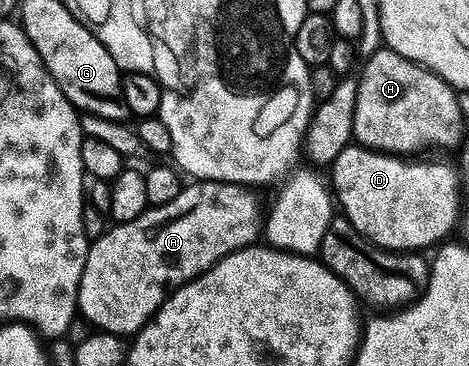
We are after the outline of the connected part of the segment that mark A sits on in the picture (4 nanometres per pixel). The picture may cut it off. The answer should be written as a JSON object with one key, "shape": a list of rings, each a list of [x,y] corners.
{"shape":[[[195,180],[183,187],[172,203],[151,205],[136,215],[136,219],[111,224],[100,239],[90,242],[84,271],[80,275],[78,313],[82,321],[104,333],[138,333],[181,285],[187,285],[193,277],[199,277],[228,254],[255,244],[264,221],[261,216],[258,218],[258,201],[250,193],[253,192],[244,185]]]}

